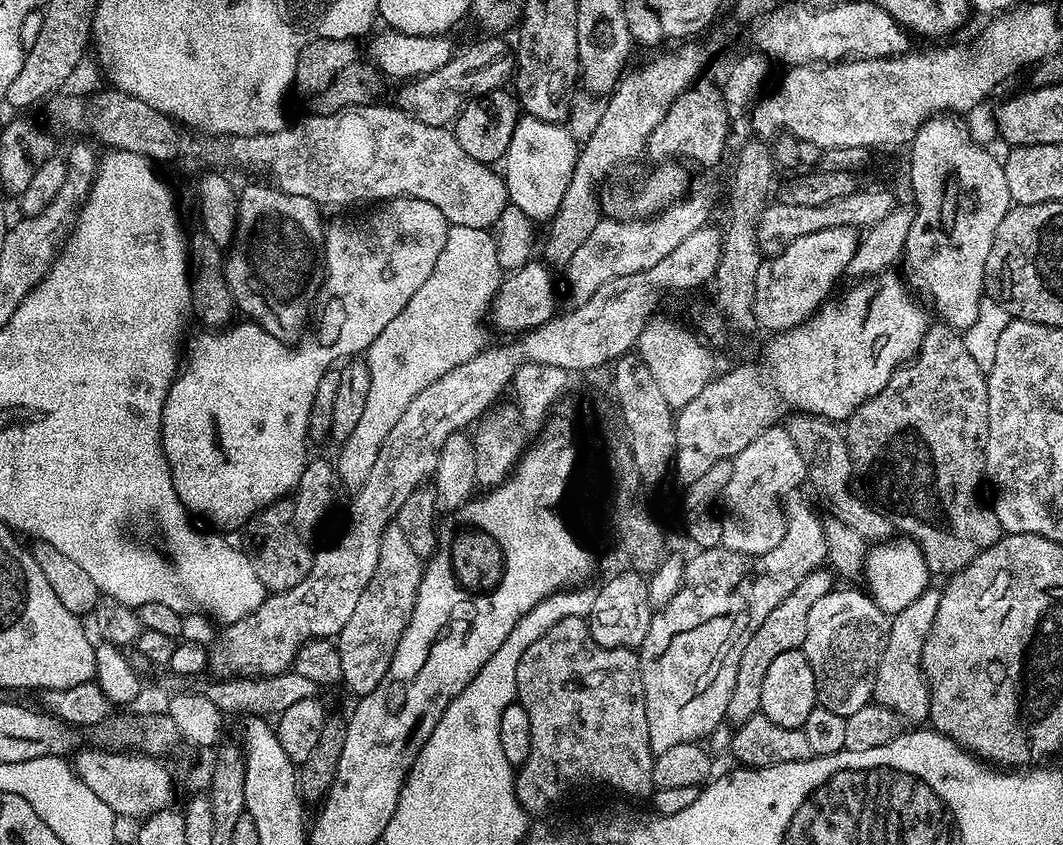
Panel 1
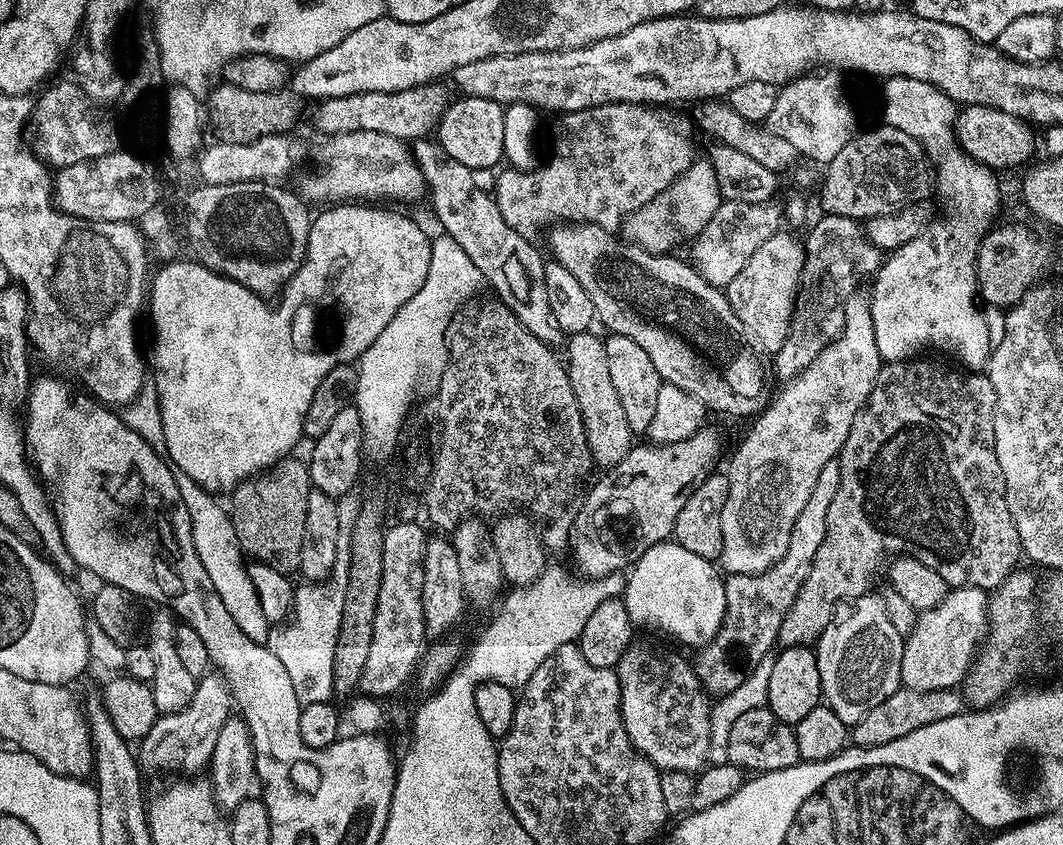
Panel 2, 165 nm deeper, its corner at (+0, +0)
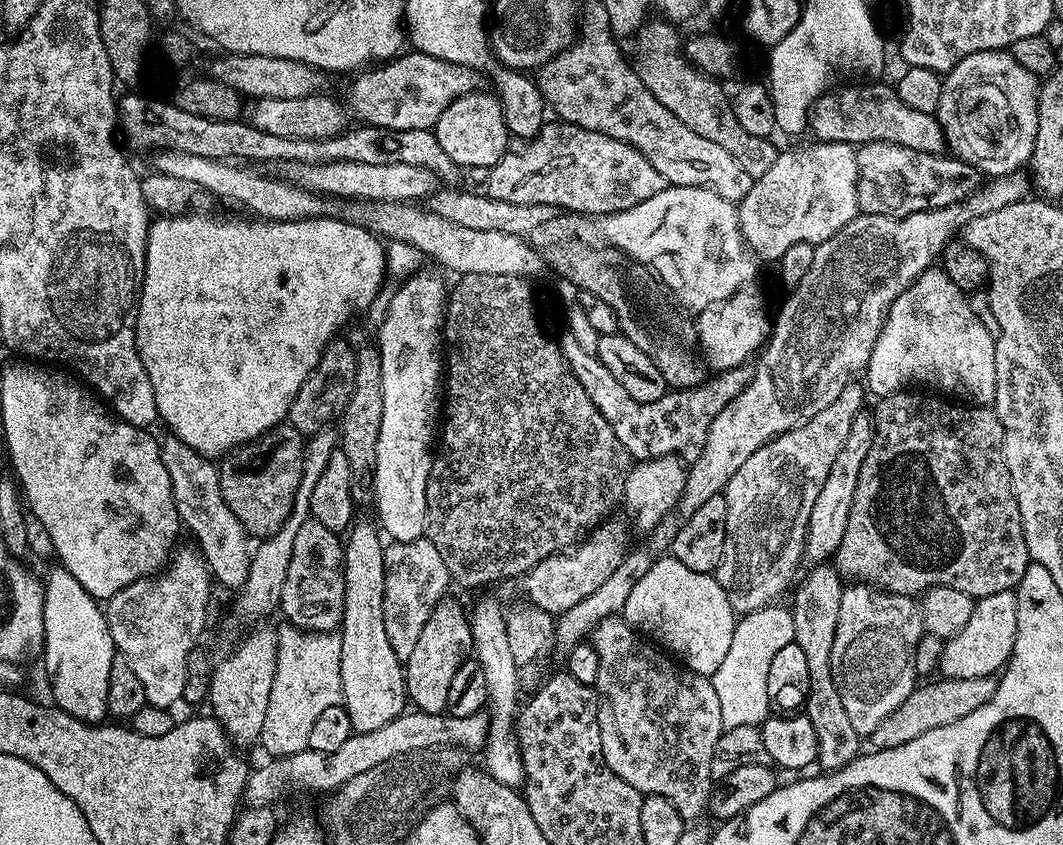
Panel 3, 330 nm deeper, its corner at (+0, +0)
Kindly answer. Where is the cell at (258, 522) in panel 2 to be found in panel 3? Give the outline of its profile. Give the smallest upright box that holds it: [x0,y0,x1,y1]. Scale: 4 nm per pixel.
[219,422,306,538]

